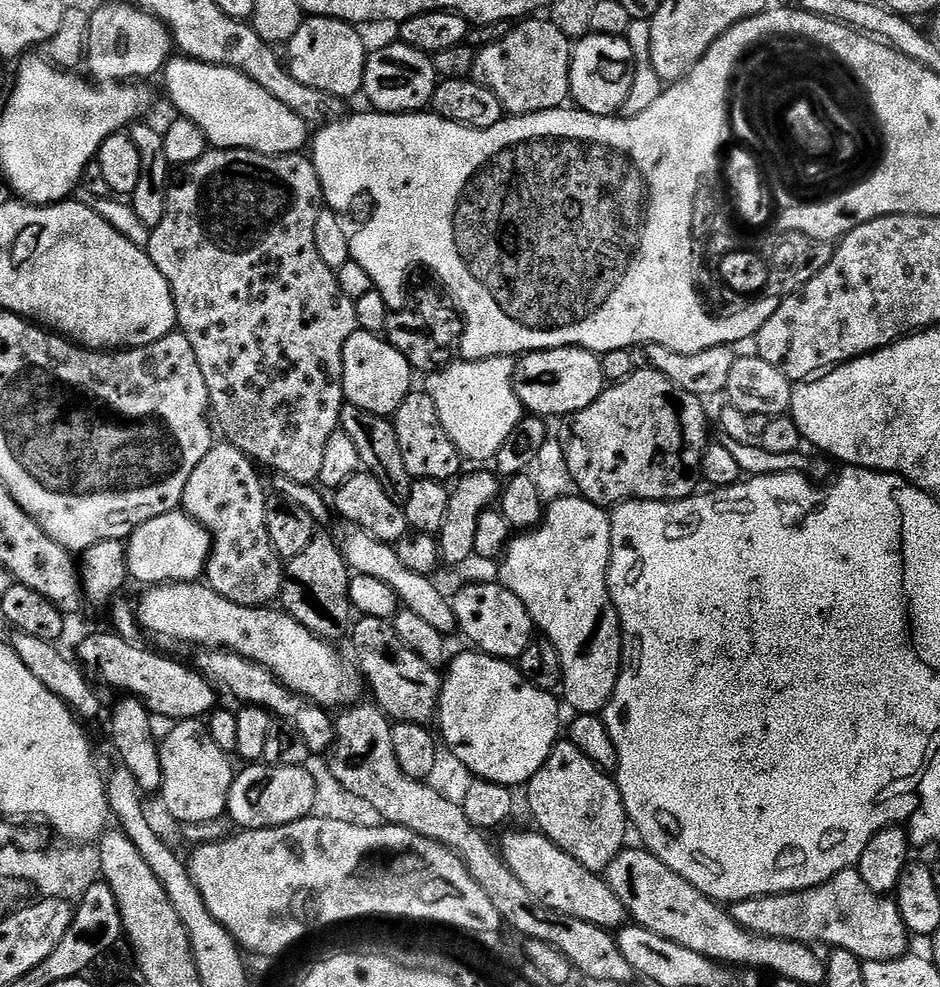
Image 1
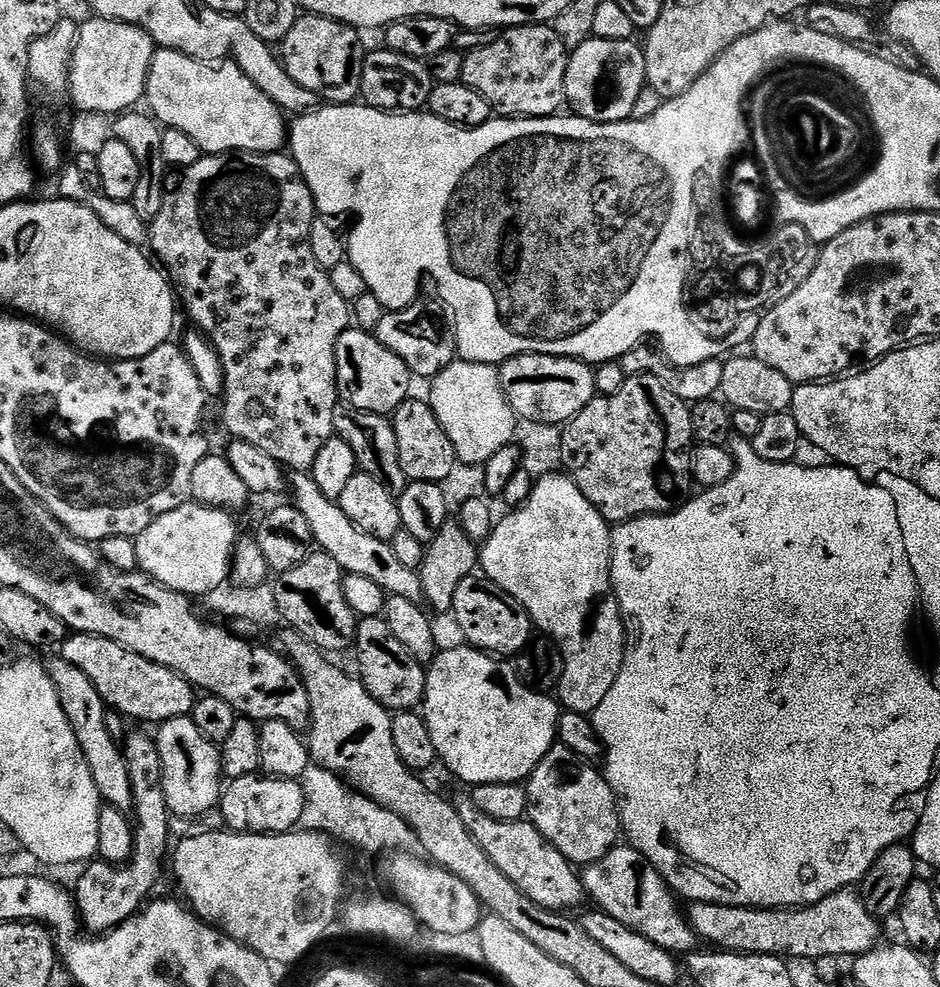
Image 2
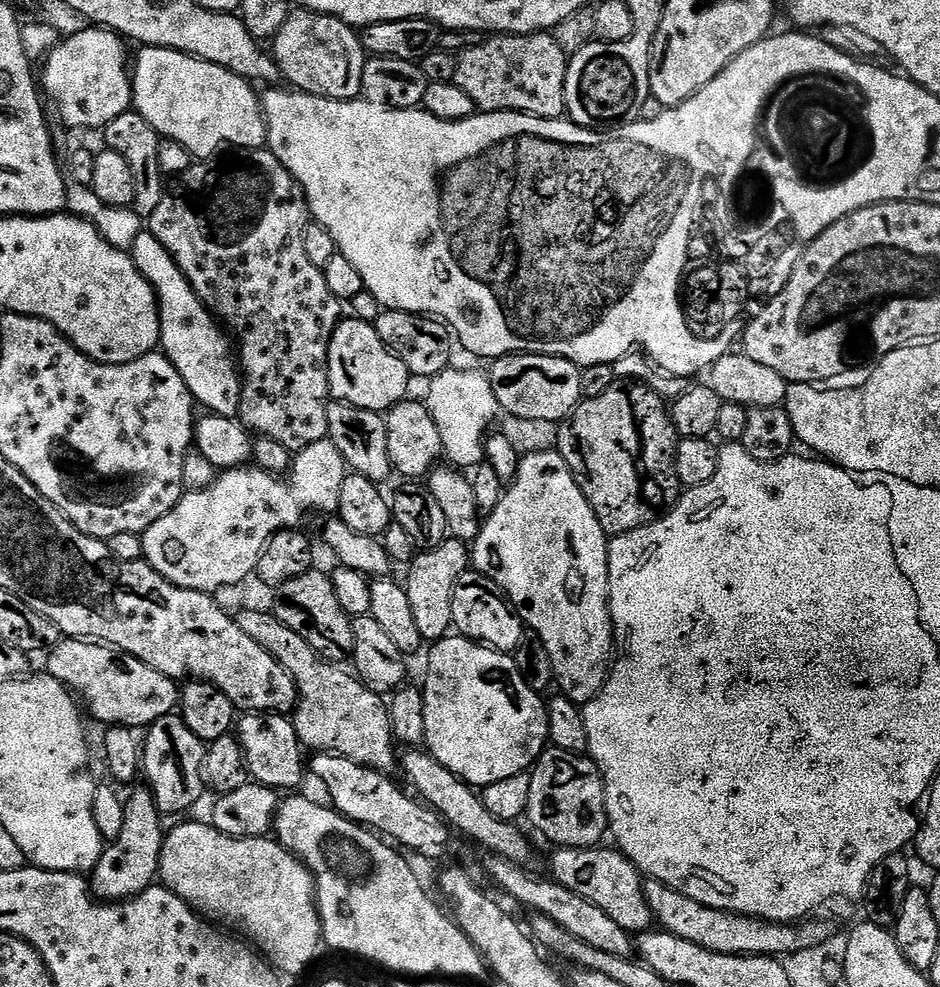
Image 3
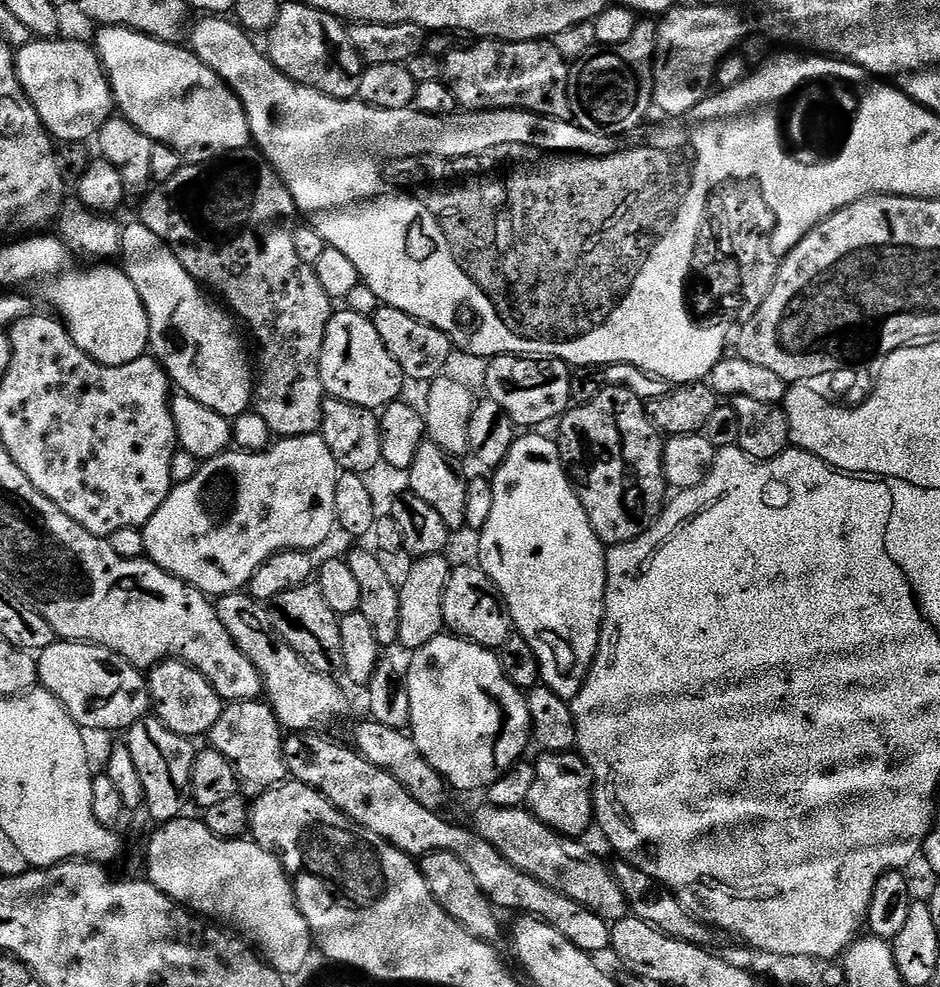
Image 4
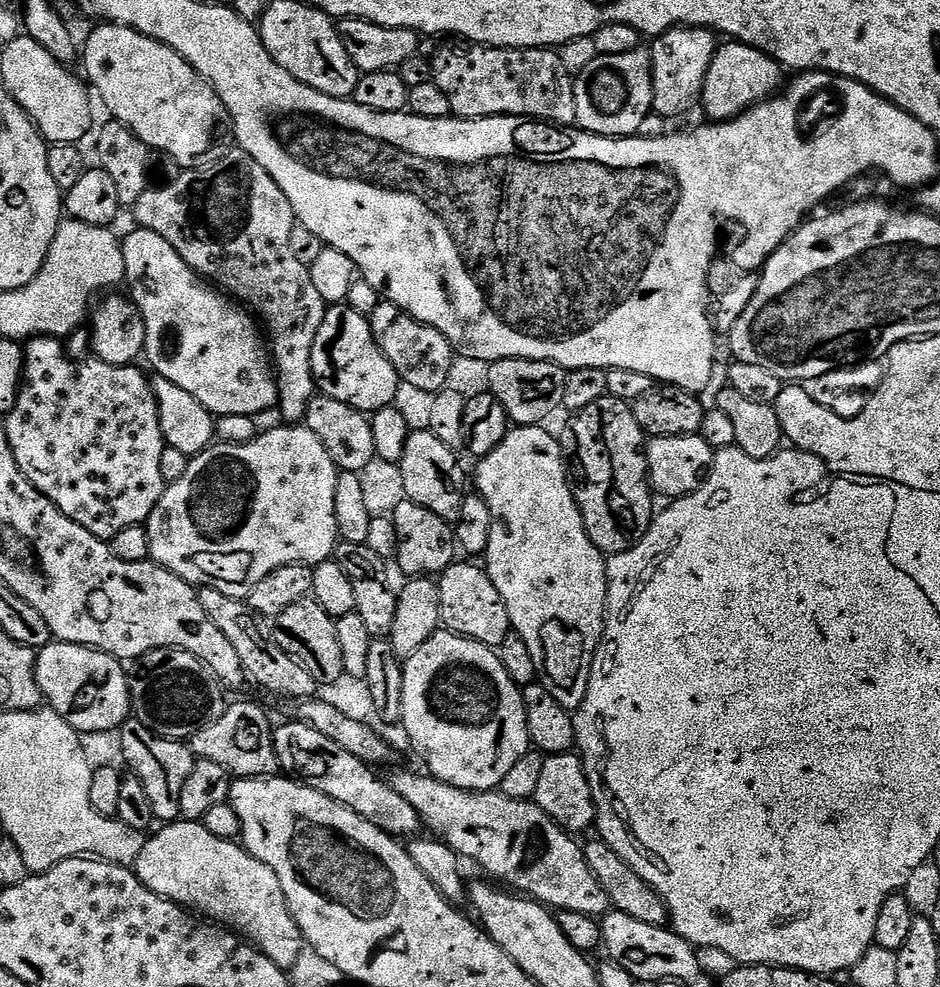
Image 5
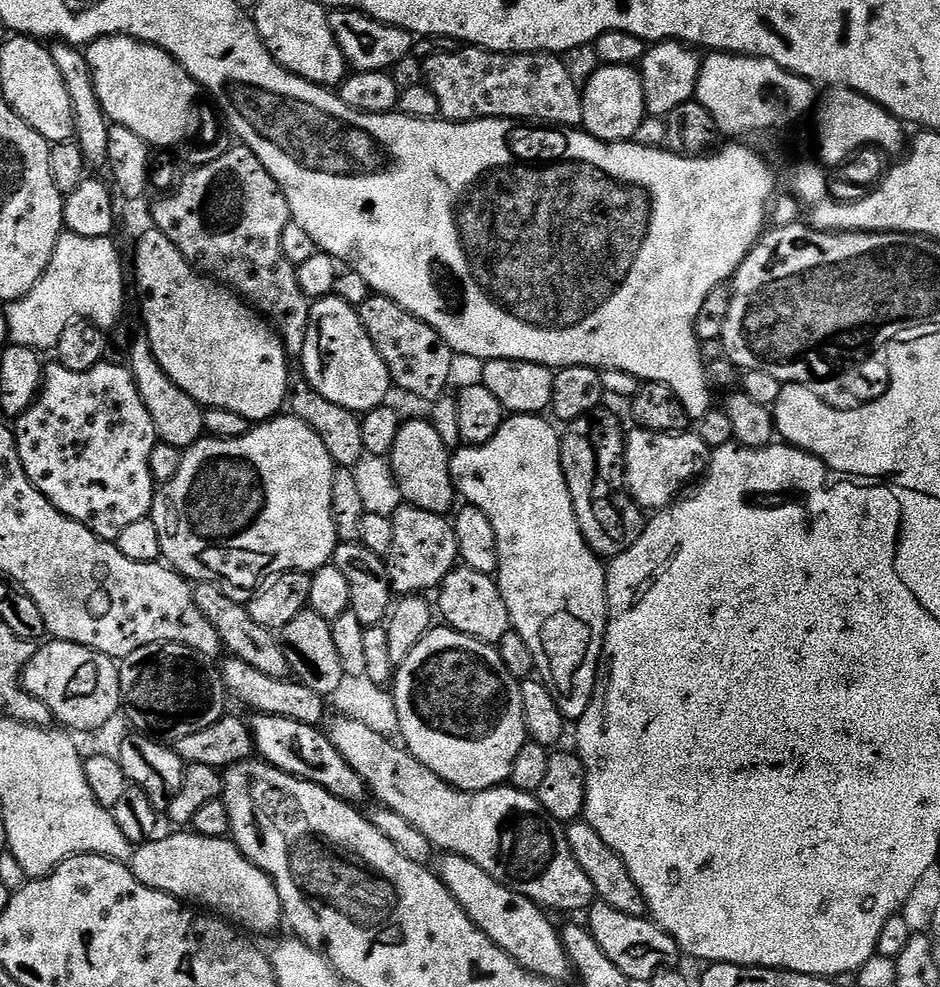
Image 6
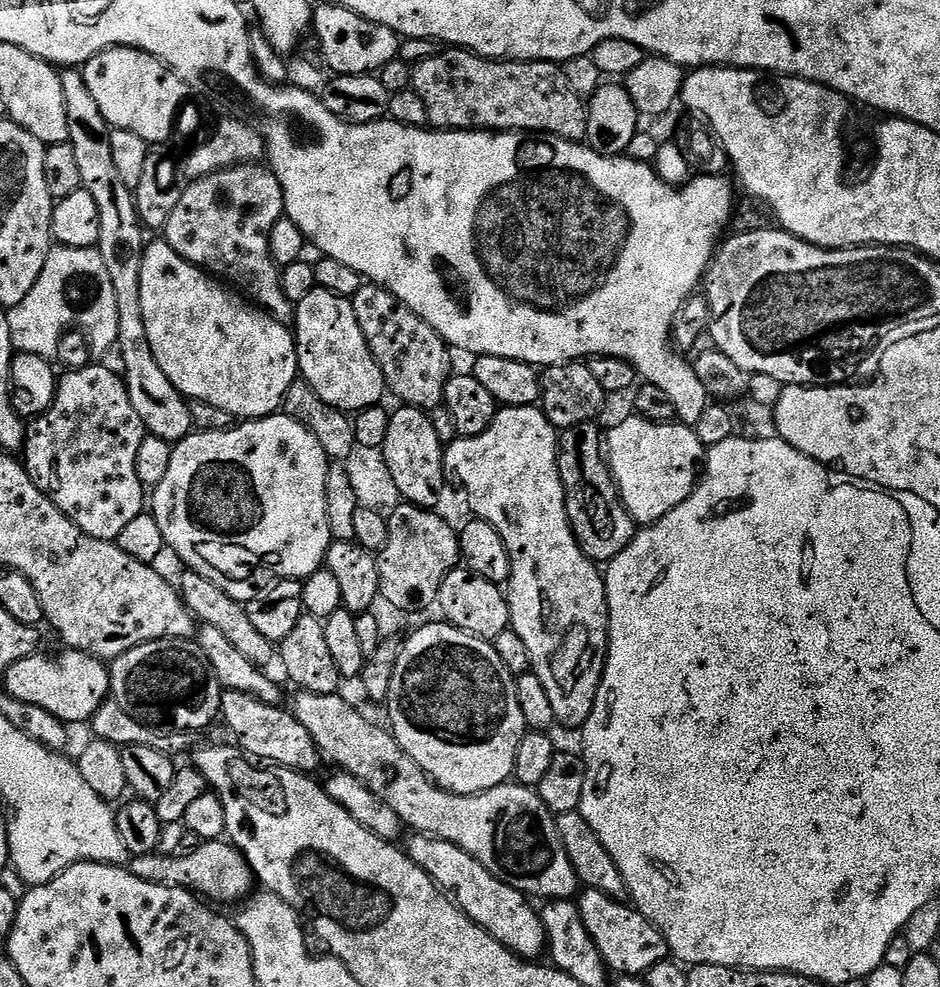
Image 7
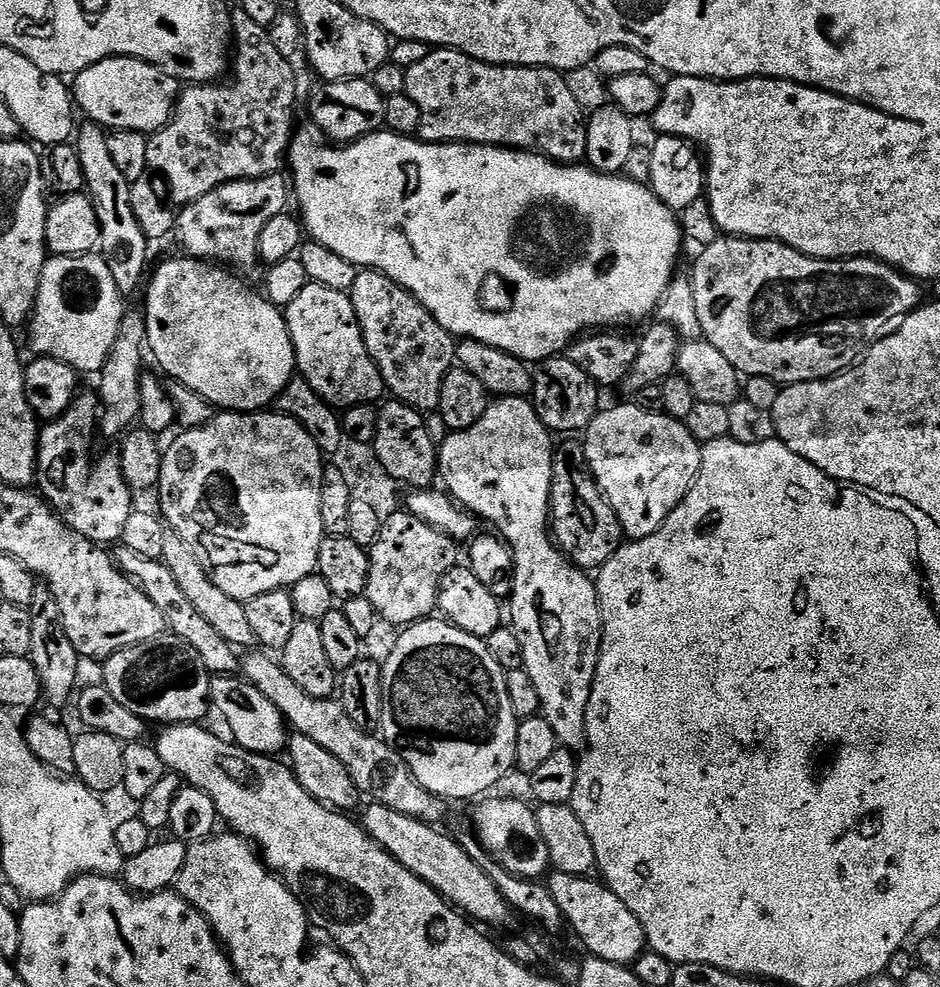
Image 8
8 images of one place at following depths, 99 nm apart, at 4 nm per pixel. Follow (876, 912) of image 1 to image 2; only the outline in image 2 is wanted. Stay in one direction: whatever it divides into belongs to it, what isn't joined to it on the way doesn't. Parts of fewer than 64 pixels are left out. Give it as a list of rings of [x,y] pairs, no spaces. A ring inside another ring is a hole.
[[[852,888],[822,898],[816,904],[806,904],[803,908],[743,908],[726,906],[701,900],[689,903],[686,908],[688,925],[694,929],[701,941],[709,940],[709,945],[720,950],[751,954],[753,956],[779,956],[781,958],[800,957],[819,961],[819,956],[848,956],[855,958],[877,947],[881,921],[866,910],[863,900]]]

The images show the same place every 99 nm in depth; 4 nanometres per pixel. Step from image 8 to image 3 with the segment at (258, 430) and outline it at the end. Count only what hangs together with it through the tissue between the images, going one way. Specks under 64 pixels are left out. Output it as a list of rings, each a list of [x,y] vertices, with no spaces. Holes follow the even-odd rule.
[[[327,438],[295,453],[286,478],[273,476],[272,473],[255,466],[221,471],[210,486],[197,492],[185,491],[174,510],[158,518],[154,526],[143,532],[143,559],[147,560],[154,571],[162,574],[164,579],[180,588],[209,594],[216,594],[219,588],[232,588],[235,584],[242,583],[248,575],[251,577],[255,573],[258,558],[271,536],[285,532],[287,528],[299,529],[307,512],[339,513],[338,498],[342,494],[345,475],[346,465],[342,454],[338,454],[338,446],[334,446]]]

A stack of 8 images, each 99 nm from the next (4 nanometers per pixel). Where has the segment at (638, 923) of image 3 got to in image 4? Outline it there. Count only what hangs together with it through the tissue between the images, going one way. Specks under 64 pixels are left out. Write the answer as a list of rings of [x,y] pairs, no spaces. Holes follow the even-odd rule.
[[[483,807],[476,812],[474,831],[497,848],[506,862],[518,866],[518,870],[530,874],[530,878],[538,878],[538,882],[566,894],[566,898],[574,898],[574,902],[586,906],[606,921],[615,922],[629,915],[626,894],[616,881],[615,871],[607,868],[590,849],[583,848],[579,839],[561,836],[527,807]]]

